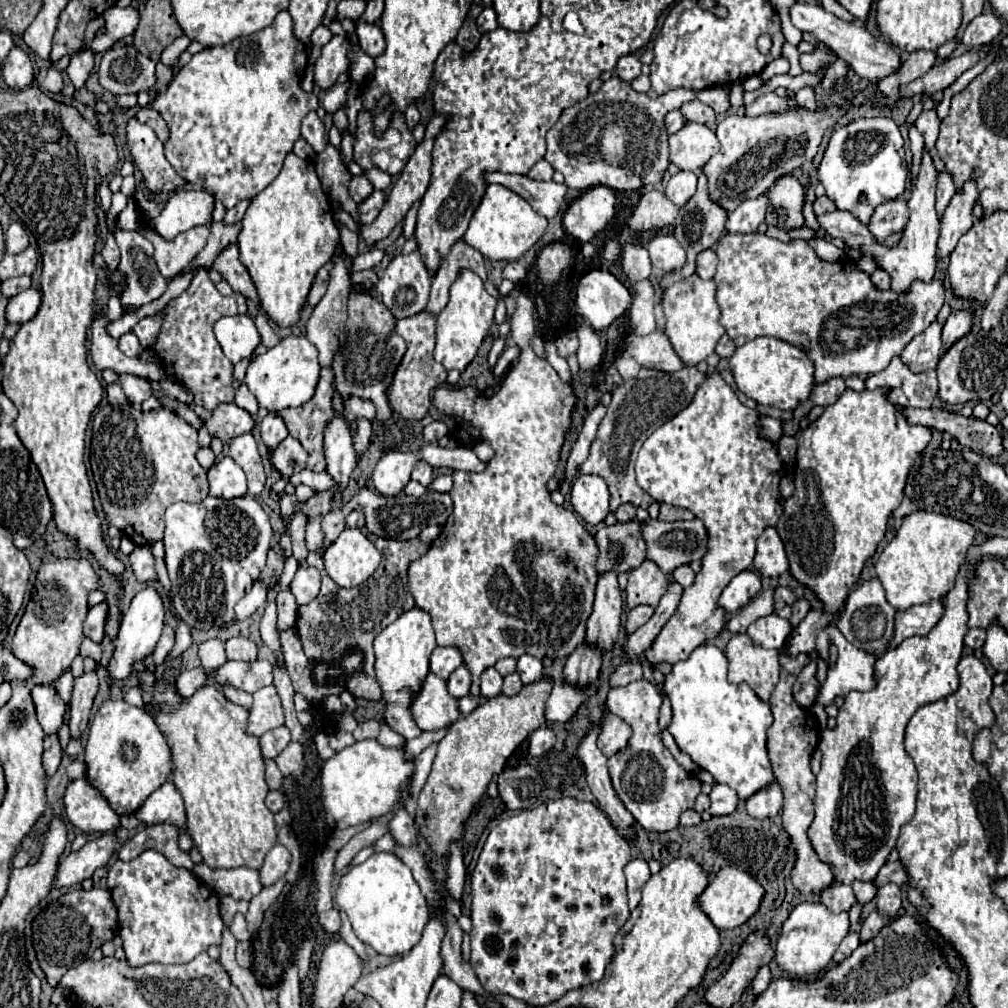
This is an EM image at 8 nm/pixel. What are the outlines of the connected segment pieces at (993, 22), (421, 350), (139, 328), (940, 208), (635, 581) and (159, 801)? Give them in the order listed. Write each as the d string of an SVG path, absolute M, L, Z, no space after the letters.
M982 13L968 23L962 35L962 43L966 47L982 47L998 39L1000 33L1002 33L1002 19L994 13Z
M422 311L418 315L412 315L408 319L400 319L396 321L394 331L406 341L408 349L394 373L394 381L390 383L388 389L388 403L390 409L400 415L402 419L422 419L428 409L430 409L430 391L434 387L440 387L446 381L448 371L444 369L444 365L436 363L432 353L434 353L434 329L436 329L436 317Z
M152 315L152 317L140 319L140 321L132 327L132 331L138 335L142 347L150 347L150 345L154 345L154 341L156 341L156 337L158 337L160 325L162 325L162 317L160 317L160 315Z
M940 173L938 175L938 193L936 193L936 211L942 217L944 209L948 207L950 199L954 197L956 189L954 189L954 181L950 177L950 173Z
M644 561L638 569L632 569L628 575L626 603L628 607L652 605L656 607L662 593L666 593L666 575L654 565L654 561Z
M172 779L166 781L166 785L158 787L134 813L142 823L174 823L180 829L184 827L186 813L184 813L184 801L182 795L176 791Z

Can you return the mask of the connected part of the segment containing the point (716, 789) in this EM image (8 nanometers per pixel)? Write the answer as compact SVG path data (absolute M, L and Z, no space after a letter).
M714 785L710 791L710 815L730 815L736 811L738 795L728 785Z

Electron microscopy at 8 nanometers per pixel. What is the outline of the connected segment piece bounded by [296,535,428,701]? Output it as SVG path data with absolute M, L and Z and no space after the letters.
M370 535L370 539L374 541L376 549L382 553L382 561L378 569L374 571L374 575L366 583L354 589L338 589L338 585L334 585L334 581L330 581L330 577L324 571L322 555L320 553L308 555L306 563L310 567L316 567L322 575L322 589L314 601L298 607L300 611L298 611L296 629L298 629L300 643L304 647L304 653L312 663L314 661L338 661L338 657L344 657L346 653L352 653L354 649L358 649L364 657L362 669L346 677L344 685L354 697L378 701L382 699L382 689L378 689L378 681L376 681L372 641L386 625L390 625L396 617L400 617L402 611L408 611L414 607L414 597L406 581L406 571L412 561L416 561L428 551L428 545L422 543L418 537L410 541L396 541L396 539L382 539L382 537Z

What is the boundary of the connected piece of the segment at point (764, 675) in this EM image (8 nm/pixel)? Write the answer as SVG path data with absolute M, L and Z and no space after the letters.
M734 635L724 653L728 659L728 681L734 685L748 683L760 699L768 701L778 683L780 653L752 643L748 635Z

